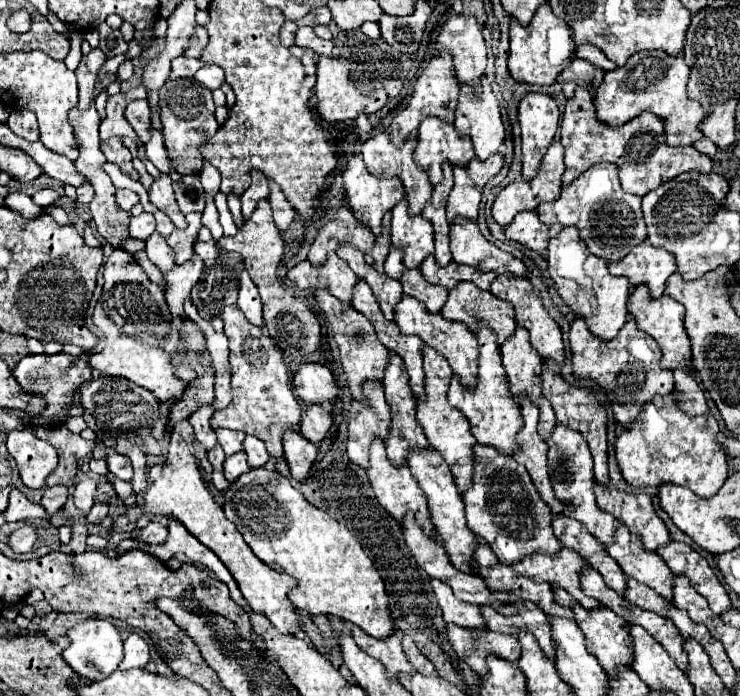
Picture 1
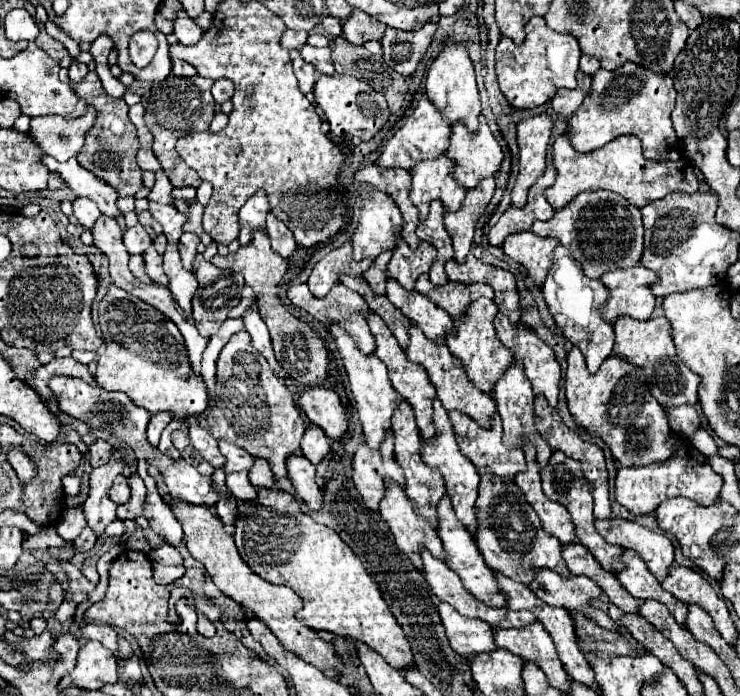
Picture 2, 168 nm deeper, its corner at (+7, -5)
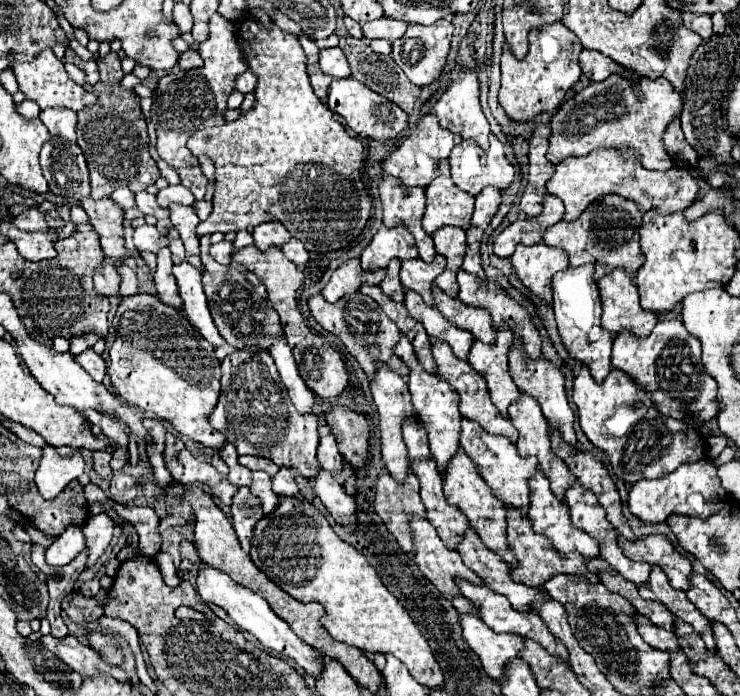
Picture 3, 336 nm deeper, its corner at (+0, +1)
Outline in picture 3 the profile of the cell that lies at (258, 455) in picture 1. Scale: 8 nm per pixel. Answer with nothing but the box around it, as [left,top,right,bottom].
[272,468,298,496]

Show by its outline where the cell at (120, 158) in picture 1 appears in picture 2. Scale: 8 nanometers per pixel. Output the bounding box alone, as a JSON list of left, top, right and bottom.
[73,72,143,194]

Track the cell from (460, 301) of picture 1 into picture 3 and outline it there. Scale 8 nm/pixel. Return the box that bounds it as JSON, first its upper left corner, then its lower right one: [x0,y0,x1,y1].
[468,328,520,416]

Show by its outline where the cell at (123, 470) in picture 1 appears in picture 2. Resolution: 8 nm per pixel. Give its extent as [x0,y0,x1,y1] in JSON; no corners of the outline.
[109,474,131,504]

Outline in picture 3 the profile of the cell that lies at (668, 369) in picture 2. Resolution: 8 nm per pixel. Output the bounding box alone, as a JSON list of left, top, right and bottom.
[612,318,718,428]

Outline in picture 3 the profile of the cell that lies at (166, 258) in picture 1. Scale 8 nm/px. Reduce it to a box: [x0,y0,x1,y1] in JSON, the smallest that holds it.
[154,248,182,308]

